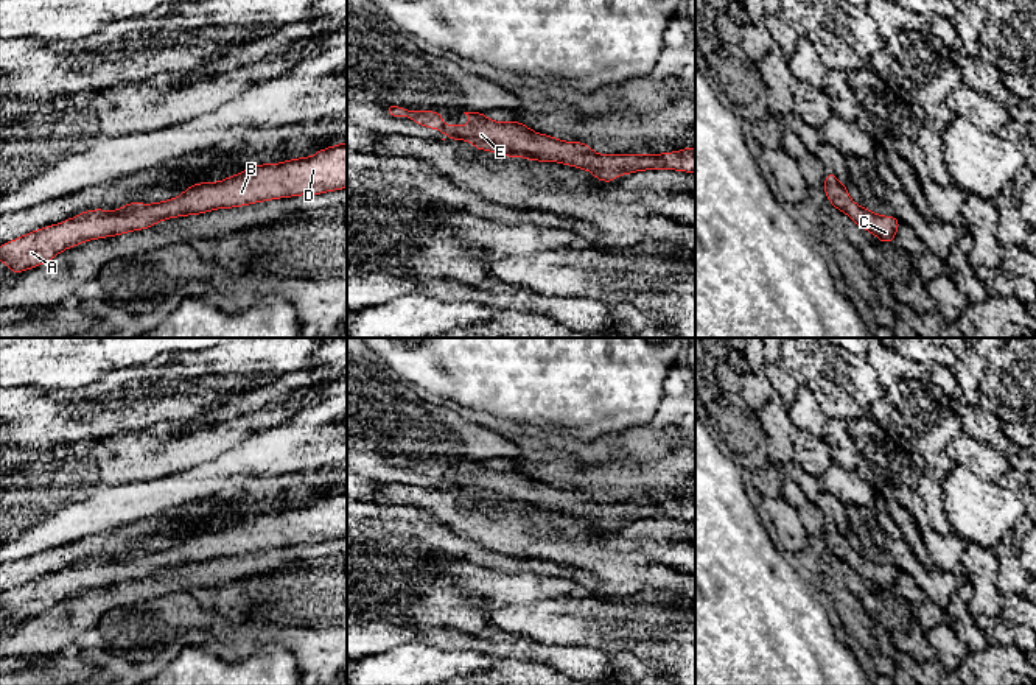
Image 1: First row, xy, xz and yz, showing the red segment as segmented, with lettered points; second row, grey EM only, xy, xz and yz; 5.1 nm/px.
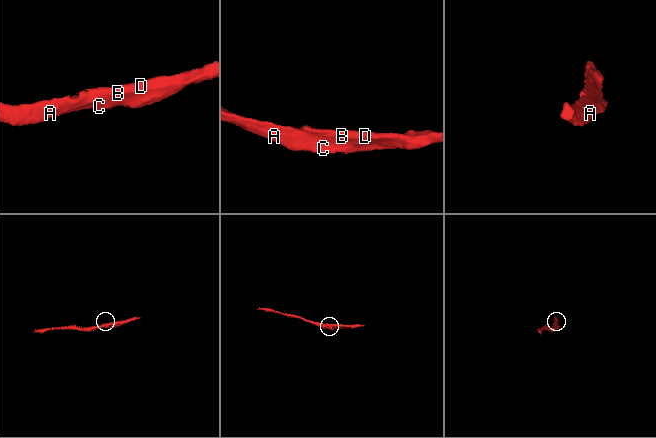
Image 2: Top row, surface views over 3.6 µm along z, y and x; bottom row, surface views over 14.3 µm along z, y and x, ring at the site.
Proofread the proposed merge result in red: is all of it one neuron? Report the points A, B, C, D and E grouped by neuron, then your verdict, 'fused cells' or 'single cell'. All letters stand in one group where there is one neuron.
A B C D E | single cell

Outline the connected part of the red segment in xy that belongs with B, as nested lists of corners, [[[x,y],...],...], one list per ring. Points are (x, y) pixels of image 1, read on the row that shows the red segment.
[[[347,142],[311,157],[257,165],[219,182],[188,184],[177,198],[162,202],[82,212],[2,244],[0,260],[12,274],[23,272],[84,241],[149,229],[163,220],[341,188],[347,188]]]

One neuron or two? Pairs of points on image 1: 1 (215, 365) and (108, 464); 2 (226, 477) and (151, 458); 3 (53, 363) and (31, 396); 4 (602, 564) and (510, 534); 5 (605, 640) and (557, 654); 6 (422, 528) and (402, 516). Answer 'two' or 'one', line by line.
1: two
2: two
3: two
4: one
5: two
6: one

